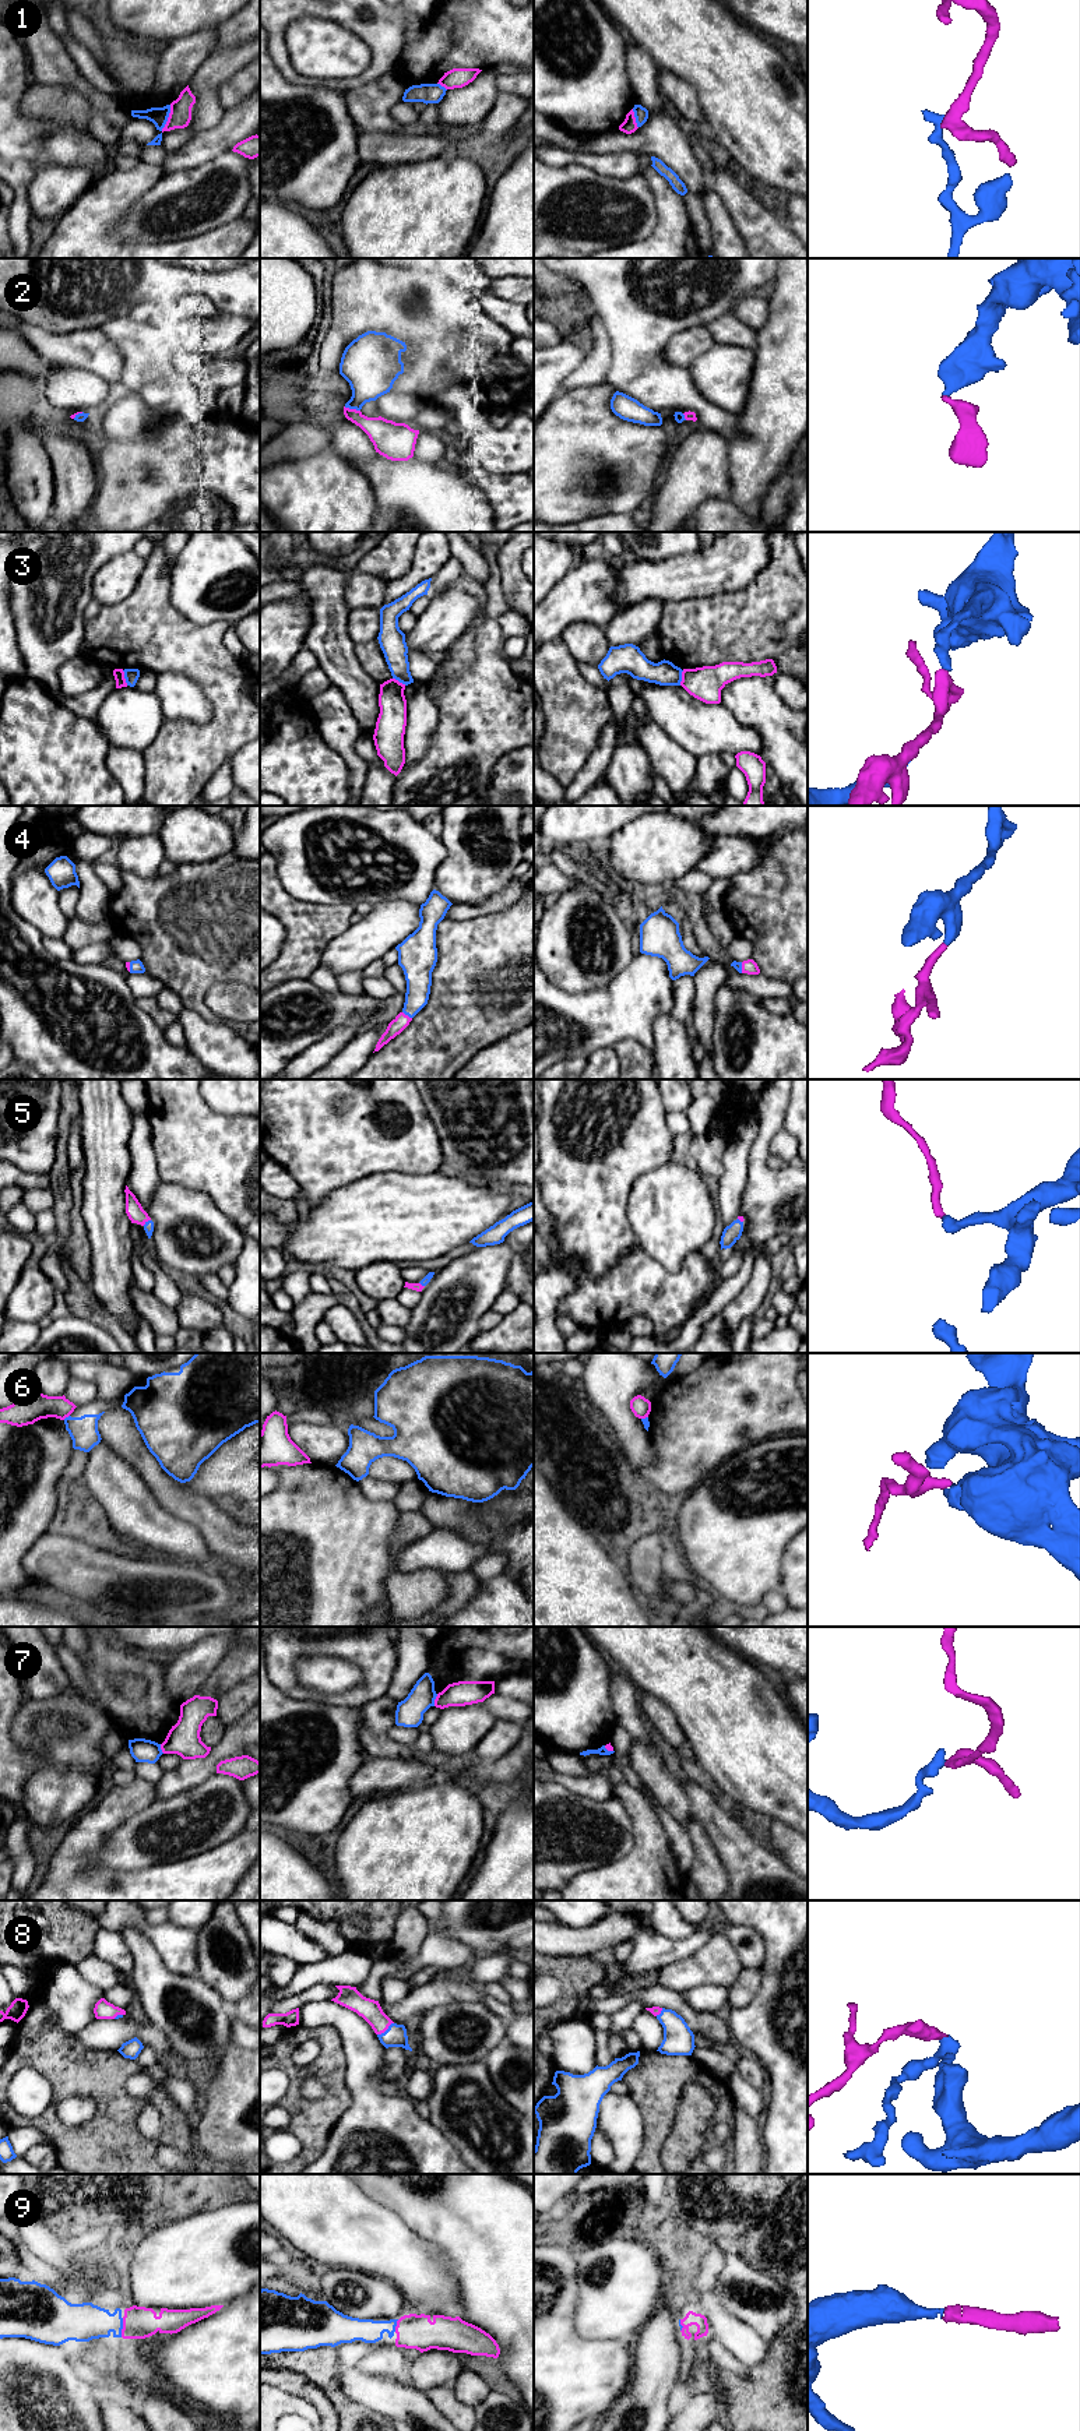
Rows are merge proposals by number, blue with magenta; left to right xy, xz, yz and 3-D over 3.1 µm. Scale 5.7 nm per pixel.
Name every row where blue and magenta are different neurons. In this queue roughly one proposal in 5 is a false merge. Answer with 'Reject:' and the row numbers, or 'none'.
Reject: 3, 6, 7

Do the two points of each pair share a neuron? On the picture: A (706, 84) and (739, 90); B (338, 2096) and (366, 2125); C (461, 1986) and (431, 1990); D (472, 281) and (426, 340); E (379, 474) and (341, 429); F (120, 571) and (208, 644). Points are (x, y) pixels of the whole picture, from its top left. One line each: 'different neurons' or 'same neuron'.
A: same neuron
B: different neurons
C: same neuron
D: different neurons
E: different neurons
F: different neurons

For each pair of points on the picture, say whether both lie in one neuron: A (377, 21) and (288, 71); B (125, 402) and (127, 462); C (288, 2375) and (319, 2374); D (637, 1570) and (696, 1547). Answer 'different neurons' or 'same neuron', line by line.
A: same neuron
B: different neurons
C: different neurons
D: different neurons

